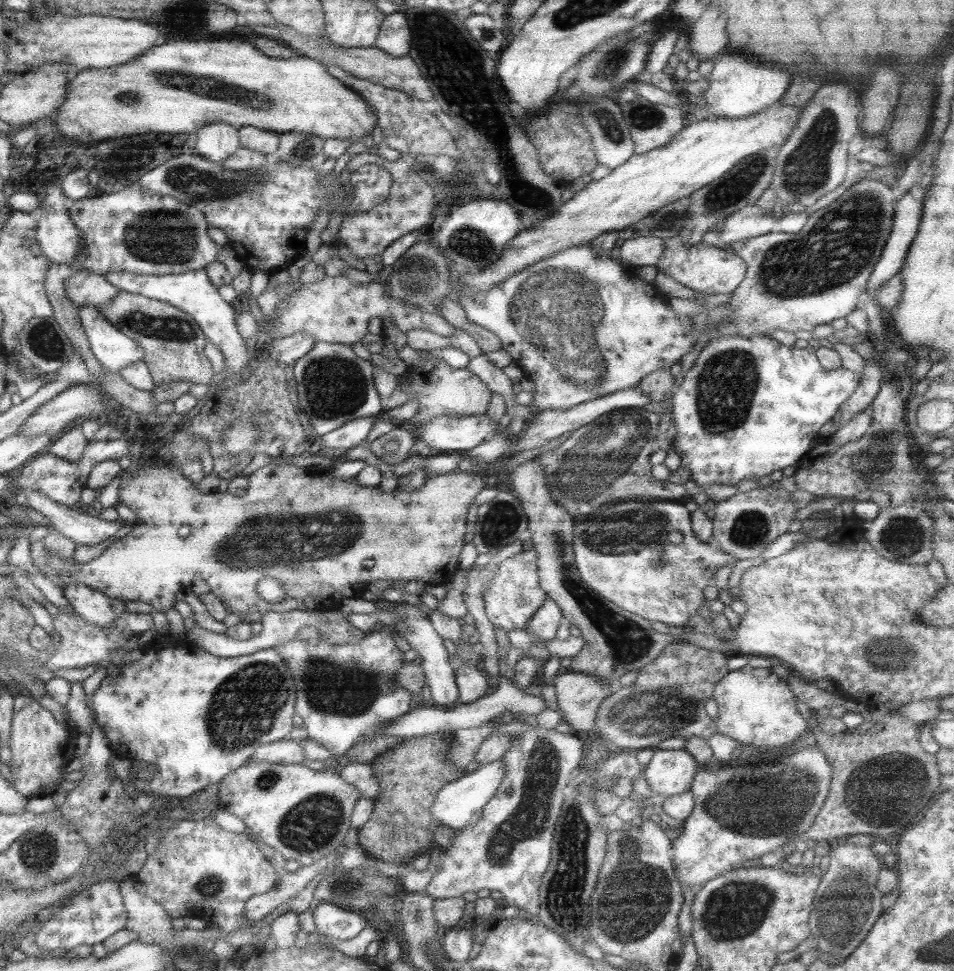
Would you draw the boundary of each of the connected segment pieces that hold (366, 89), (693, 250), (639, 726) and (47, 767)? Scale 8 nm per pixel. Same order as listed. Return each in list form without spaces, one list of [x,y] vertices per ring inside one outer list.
[[[327,64],[326,69],[332,77],[343,84],[347,84],[367,104],[373,106],[374,116],[377,118],[377,127],[381,130],[382,143],[387,148],[396,150],[398,153],[411,153],[413,155],[417,153],[447,155],[457,162],[461,162],[461,153],[455,147],[453,138],[435,115],[423,106],[423,101],[398,90],[391,90],[391,88],[385,88],[367,80],[353,78],[351,74],[343,72],[341,68],[337,68],[333,64]]]
[[[677,236],[665,240],[664,246],[663,255],[655,265],[657,273],[661,271],[661,273],[665,273],[681,286],[698,292],[693,299],[702,302],[702,306],[705,304],[702,298],[704,294],[721,295],[730,293],[744,278],[746,265],[731,250],[720,250],[702,241],[694,246],[687,247],[678,240]]]
[[[671,642],[663,648],[663,650],[653,659],[650,663],[647,663],[644,668],[637,672],[637,678],[635,678],[635,683],[631,687],[620,687],[613,694],[607,696],[598,707],[596,711],[596,716],[594,719],[594,728],[591,729],[589,737],[601,738],[606,742],[606,746],[615,746],[615,748],[621,748],[623,751],[627,750],[639,750],[652,748],[655,749],[656,745],[668,738],[681,738],[683,740],[690,738],[691,736],[697,736],[703,738],[707,741],[712,735],[716,734],[715,721],[708,711],[704,710],[704,703],[710,699],[713,688],[715,684],[723,677],[725,674],[729,673],[728,667],[726,665],[728,659],[728,654],[724,654],[721,650],[705,649],[695,646],[690,643],[685,642]]]
[[[34,701],[15,712],[12,717],[8,741],[11,750],[9,771],[13,780],[12,786],[25,798],[44,794],[43,790],[53,788],[62,780],[67,764],[75,758],[75,746],[72,731],[62,729],[53,716]]]

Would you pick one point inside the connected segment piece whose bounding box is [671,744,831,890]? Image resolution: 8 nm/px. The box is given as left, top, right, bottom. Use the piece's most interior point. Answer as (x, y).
(741, 811)

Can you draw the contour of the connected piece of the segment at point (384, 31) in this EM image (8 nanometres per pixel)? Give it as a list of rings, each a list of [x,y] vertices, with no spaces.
[[[399,9],[384,15],[372,46],[392,57],[402,57],[407,54],[410,45],[411,32],[403,10]]]

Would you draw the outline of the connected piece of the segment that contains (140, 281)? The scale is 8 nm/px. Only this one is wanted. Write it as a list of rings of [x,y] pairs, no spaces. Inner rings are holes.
[[[203,269],[161,276],[140,276],[139,274],[123,271],[107,272],[103,278],[119,291],[138,294],[151,300],[165,302],[191,315],[193,321],[196,322],[198,328],[202,331],[206,343],[210,343],[221,351],[223,362],[230,374],[230,379],[239,383],[248,375],[247,362],[249,362],[249,353],[251,352],[247,352],[244,339],[237,333],[235,310],[231,308],[229,303],[219,297],[217,287],[213,286],[209,282],[209,279],[206,279]]]

